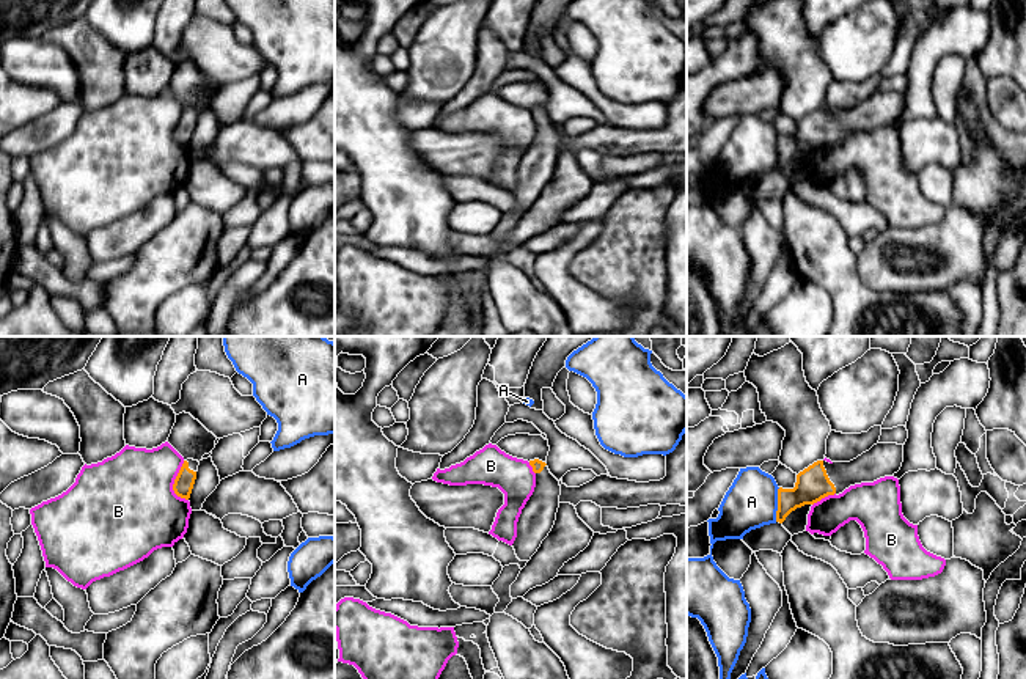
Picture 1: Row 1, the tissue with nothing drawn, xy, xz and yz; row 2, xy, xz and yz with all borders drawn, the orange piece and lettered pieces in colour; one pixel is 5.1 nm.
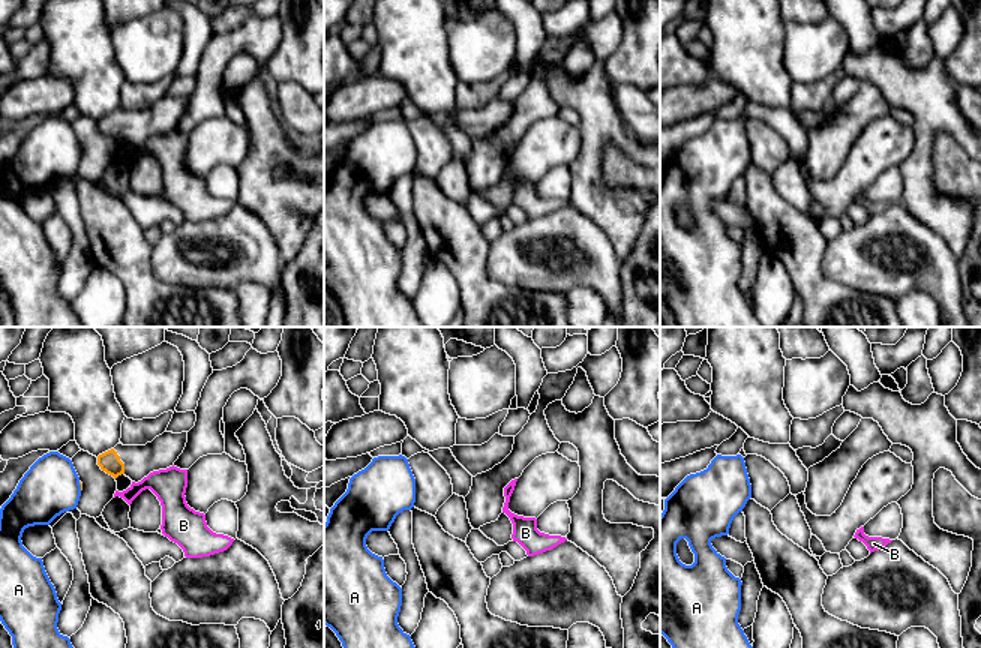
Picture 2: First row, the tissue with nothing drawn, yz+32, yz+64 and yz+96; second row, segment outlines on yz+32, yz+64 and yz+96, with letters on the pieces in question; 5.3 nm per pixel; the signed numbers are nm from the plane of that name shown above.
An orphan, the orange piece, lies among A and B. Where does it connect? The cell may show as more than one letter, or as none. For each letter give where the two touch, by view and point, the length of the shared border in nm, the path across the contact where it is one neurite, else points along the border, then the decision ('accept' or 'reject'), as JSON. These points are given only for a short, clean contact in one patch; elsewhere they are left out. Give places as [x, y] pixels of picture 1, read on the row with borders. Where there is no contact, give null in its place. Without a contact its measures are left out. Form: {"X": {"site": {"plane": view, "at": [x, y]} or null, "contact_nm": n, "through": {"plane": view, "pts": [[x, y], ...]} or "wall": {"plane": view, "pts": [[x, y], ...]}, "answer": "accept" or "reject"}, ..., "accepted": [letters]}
{"A": {"site": {"plane": "yz", "at": [778, 505]}, "contact_nm": 180, "wall": {"plane": "yz", "pts": [[780, 488], [775, 521]]}, "answer": "reject"}, "B": {"site": {"plane": "xy", "at": [175, 483]}, "contact_nm": 200, "answer": "reject"}, "accepted": []}

